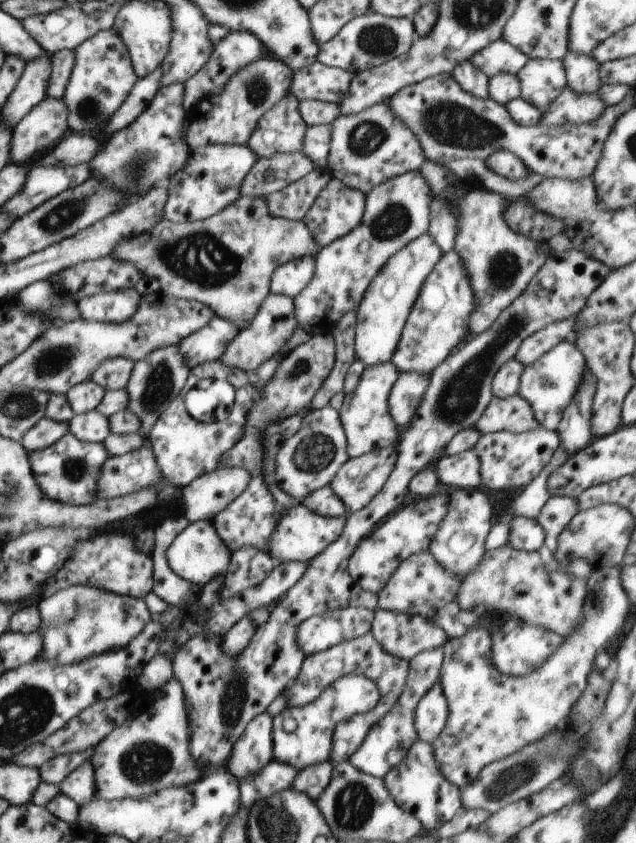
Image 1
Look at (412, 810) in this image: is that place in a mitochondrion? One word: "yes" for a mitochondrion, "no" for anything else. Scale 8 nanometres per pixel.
no

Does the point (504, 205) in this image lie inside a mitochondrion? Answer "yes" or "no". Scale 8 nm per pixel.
no

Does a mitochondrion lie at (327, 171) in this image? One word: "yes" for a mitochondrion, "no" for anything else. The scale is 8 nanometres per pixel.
no

